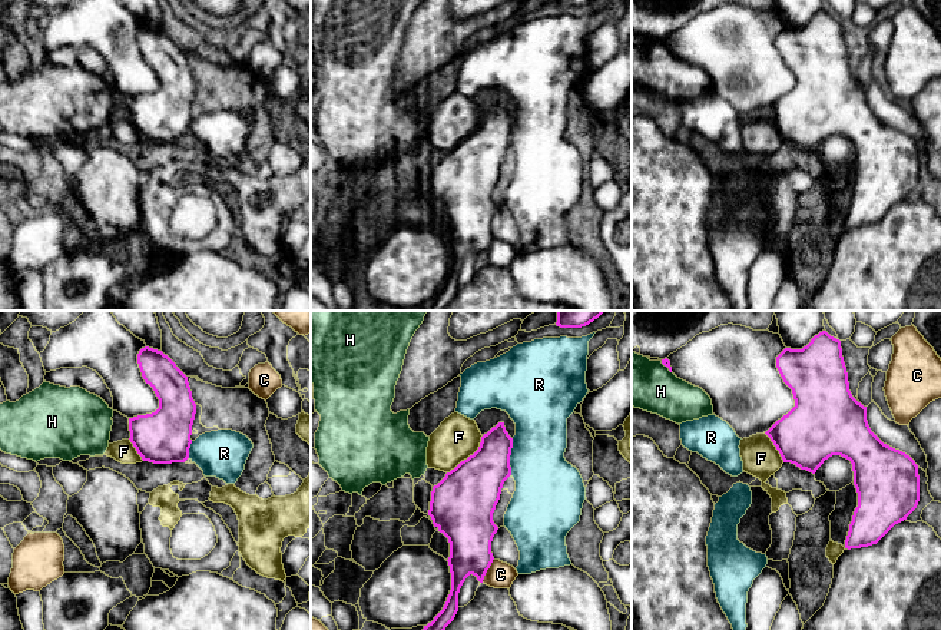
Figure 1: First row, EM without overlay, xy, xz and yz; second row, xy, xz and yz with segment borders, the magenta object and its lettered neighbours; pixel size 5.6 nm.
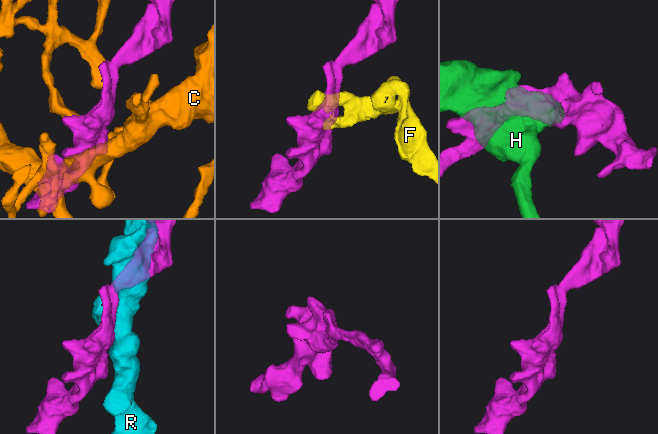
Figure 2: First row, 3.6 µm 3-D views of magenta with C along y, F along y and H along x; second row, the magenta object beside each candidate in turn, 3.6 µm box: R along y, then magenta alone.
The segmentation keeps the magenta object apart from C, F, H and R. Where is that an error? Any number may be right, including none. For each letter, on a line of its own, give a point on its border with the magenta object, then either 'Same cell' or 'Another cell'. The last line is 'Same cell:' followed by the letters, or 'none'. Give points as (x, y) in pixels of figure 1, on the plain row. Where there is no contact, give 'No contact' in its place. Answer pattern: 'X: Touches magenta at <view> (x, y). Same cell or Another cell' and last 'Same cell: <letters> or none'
C: Touches magenta at xz (487, 248). Another cell
F: Touches magenta at xz (470, 135). Another cell
H: Touches magenta at yz (666, 45). Another cell
R: Touches magenta at xz (509, 136). Another cell
Same cell: none

